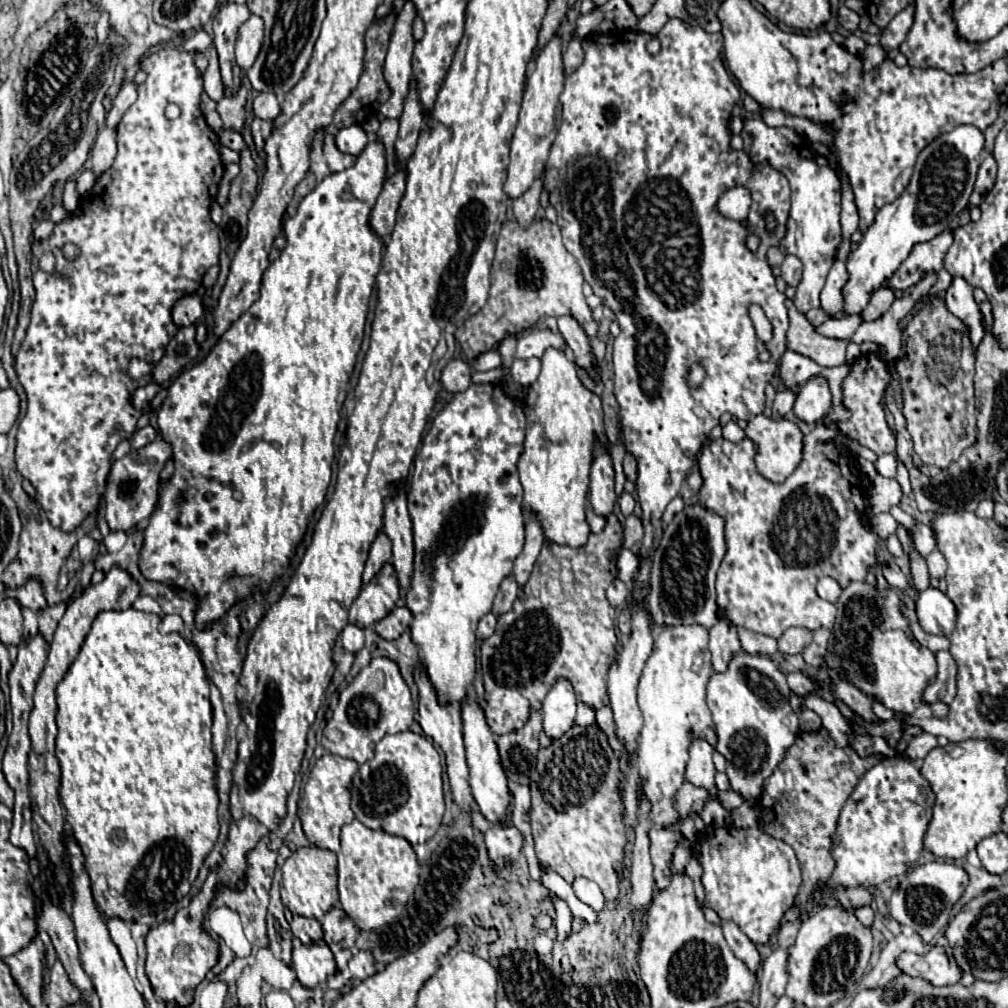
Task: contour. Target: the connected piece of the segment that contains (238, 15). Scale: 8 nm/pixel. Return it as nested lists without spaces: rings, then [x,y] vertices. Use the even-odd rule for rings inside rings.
[[[226,3],[220,7],[218,15],[214,17],[214,45],[220,57],[220,71],[226,95],[232,95],[232,59],[234,59],[234,43],[238,27],[250,17],[250,9],[246,5]]]

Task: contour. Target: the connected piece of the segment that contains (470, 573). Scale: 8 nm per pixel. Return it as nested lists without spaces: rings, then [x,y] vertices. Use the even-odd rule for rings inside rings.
[[[470,385],[466,391],[456,393],[454,399],[436,415],[436,419],[432,421],[432,427],[428,429],[426,437],[422,439],[420,451],[414,457],[414,475],[412,475],[412,483],[410,483],[410,493],[408,493],[408,509],[410,509],[410,517],[414,523],[414,573],[412,573],[412,583],[406,591],[406,607],[412,613],[412,623],[410,623],[410,637],[412,643],[416,645],[418,653],[422,655],[422,661],[426,665],[428,671],[428,679],[436,691],[436,697],[442,703],[464,703],[464,699],[470,693],[474,675],[476,675],[476,657],[474,657],[474,649],[476,649],[476,627],[478,621],[490,613],[492,609],[492,601],[494,595],[502,583],[504,577],[508,577],[512,573],[514,567],[514,559],[520,555],[522,545],[524,545],[524,513],[522,513],[522,495],[524,489],[520,485],[518,479],[518,469],[516,469],[516,461],[518,461],[518,453],[522,453],[522,437],[524,437],[524,427],[526,427],[526,417],[520,405],[516,405],[516,401],[508,399],[504,389],[500,385]]]

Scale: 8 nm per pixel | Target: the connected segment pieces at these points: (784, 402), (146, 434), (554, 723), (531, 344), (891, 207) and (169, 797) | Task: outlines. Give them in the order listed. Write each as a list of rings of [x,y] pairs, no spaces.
[[[784,389],[784,391],[778,391],[776,393],[776,399],[772,403],[772,419],[782,419],[794,405],[794,393],[790,389]]]
[[[146,425],[146,427],[142,427],[142,429],[136,431],[136,435],[132,437],[130,443],[132,443],[132,449],[140,449],[140,447],[152,443],[154,439],[156,439],[156,429],[150,427],[150,425]]]
[[[558,681],[544,699],[542,705],[544,733],[550,739],[560,739],[572,725],[576,717],[576,695],[568,681]]]
[[[532,329],[526,335],[518,337],[518,347],[516,347],[516,357],[518,359],[530,359],[530,357],[542,357],[548,347],[554,347],[558,351],[566,351],[568,345],[562,339],[560,333],[550,331],[550,329]]]
[[[958,125],[954,131],[940,135],[922,149],[908,189],[894,203],[888,203],[878,211],[874,225],[864,233],[858,249],[850,251],[846,259],[848,281],[842,287],[846,315],[862,313],[872,293],[878,291],[910,255],[914,243],[930,241],[958,219],[972,193],[974,177],[982,161],[982,149],[984,135],[974,125]]]
[[[126,609],[126,611],[102,611],[96,621],[92,623],[92,629],[90,633],[86,635],[86,641],[82,643],[82,649],[78,653],[78,657],[74,659],[74,663],[70,665],[68,673],[64,675],[64,679],[58,683],[56,687],[56,703],[58,703],[58,713],[56,713],[56,725],[58,725],[58,735],[56,735],[56,757],[60,761],[60,769],[62,769],[62,779],[64,783],[60,783],[60,799],[64,803],[64,809],[66,809],[66,823],[70,825],[70,833],[74,837],[74,841],[80,845],[82,849],[82,855],[84,855],[84,869],[90,877],[90,885],[92,885],[92,897],[94,897],[94,903],[98,905],[98,909],[104,913],[104,917],[118,917],[126,923],[134,923],[136,919],[140,919],[142,915],[156,915],[156,913],[162,913],[166,911],[172,903],[178,903],[182,901],[194,879],[198,877],[198,871],[200,871],[200,865],[204,863],[206,855],[212,851],[214,843],[216,843],[216,837],[218,837],[218,793],[216,793],[216,787],[214,787],[214,777],[216,777],[216,763],[214,763],[214,753],[212,753],[212,707],[210,707],[210,699],[208,699],[208,691],[210,691],[210,681],[206,679],[204,675],[204,665],[200,661],[200,653],[178,633],[168,633],[168,635],[162,635],[158,631],[158,623],[160,623],[160,617],[158,615],[152,615],[152,613],[144,613],[144,611],[136,611],[136,609]]]

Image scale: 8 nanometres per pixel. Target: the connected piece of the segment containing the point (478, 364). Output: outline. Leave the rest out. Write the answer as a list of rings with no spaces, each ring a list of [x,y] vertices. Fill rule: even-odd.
[[[498,351],[482,353],[482,355],[474,361],[474,369],[476,369],[476,371],[488,371],[488,369],[494,369],[494,367],[500,367],[500,353],[498,353]]]

